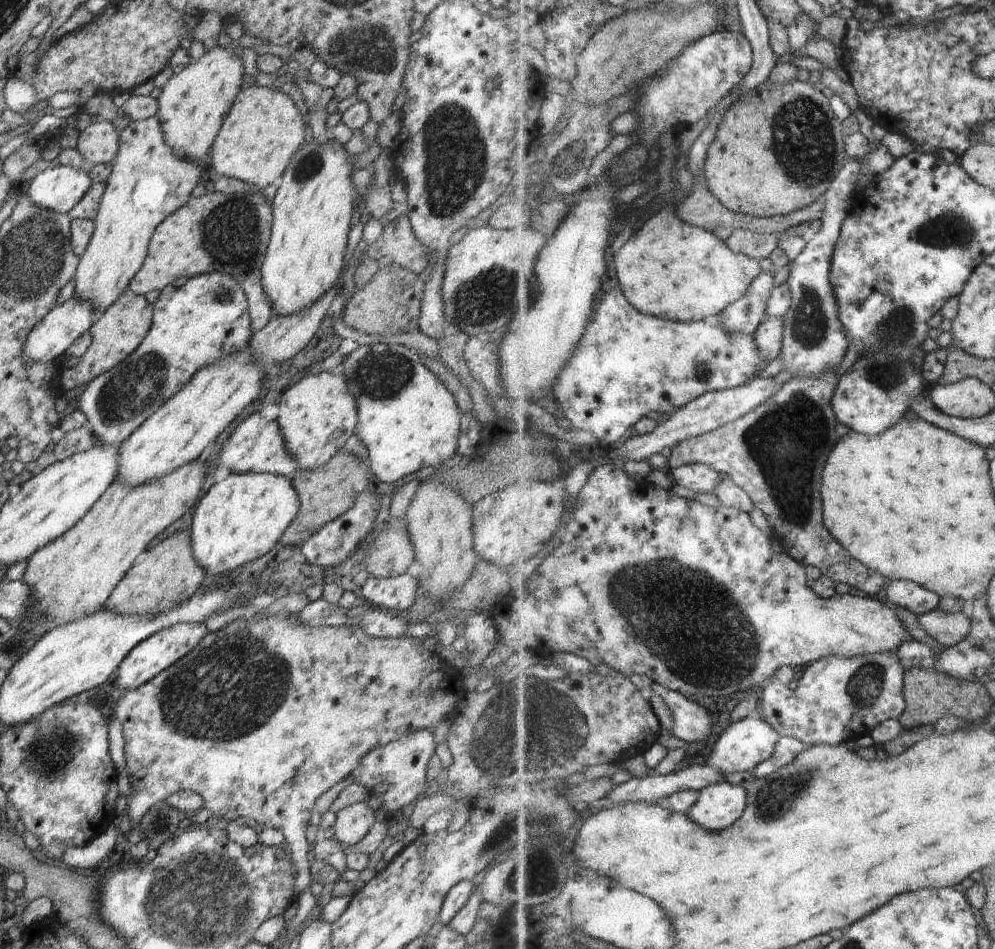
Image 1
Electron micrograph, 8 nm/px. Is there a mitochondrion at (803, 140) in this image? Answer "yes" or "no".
yes

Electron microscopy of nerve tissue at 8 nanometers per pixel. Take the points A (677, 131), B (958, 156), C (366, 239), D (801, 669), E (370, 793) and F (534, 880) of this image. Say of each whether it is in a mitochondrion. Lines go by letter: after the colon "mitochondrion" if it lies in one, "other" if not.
A: other
B: other
C: other
D: other
E: other
F: mitochondrion

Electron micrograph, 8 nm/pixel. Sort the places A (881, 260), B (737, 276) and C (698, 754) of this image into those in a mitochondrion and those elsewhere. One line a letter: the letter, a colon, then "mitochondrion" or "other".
A: other
B: other
C: other

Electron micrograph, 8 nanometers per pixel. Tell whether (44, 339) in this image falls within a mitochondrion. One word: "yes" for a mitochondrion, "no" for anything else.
no

